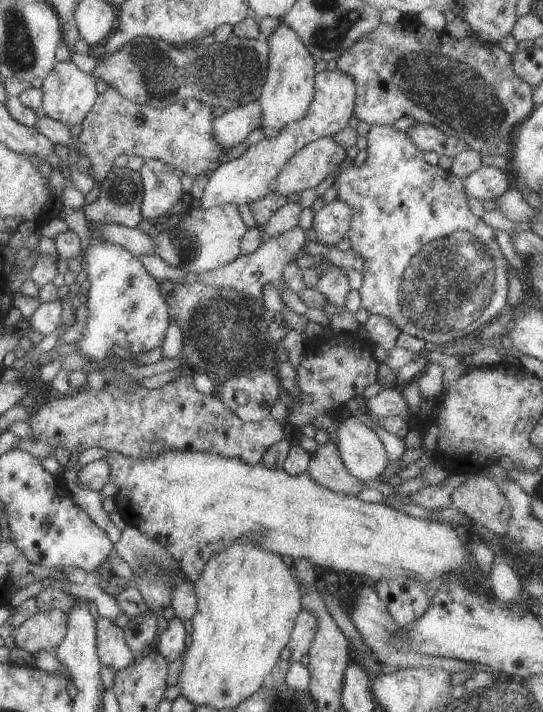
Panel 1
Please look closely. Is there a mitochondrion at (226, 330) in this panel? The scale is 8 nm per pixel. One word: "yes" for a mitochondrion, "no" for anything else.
yes

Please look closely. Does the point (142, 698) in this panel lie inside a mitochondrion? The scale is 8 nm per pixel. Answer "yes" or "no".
no

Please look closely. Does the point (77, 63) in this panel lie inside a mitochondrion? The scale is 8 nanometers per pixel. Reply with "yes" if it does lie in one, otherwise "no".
no

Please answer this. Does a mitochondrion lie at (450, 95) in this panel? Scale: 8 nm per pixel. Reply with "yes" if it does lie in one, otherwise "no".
yes

